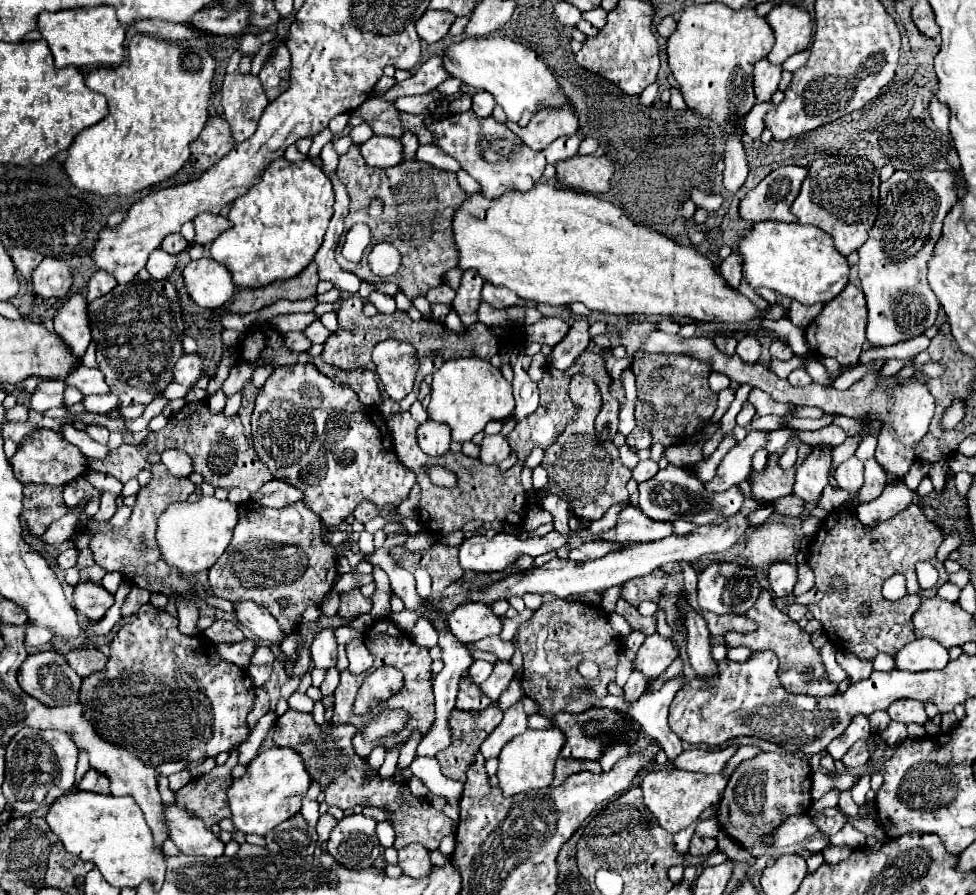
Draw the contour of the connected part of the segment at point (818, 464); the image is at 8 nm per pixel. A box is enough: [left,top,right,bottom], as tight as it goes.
[795,446,831,502]

